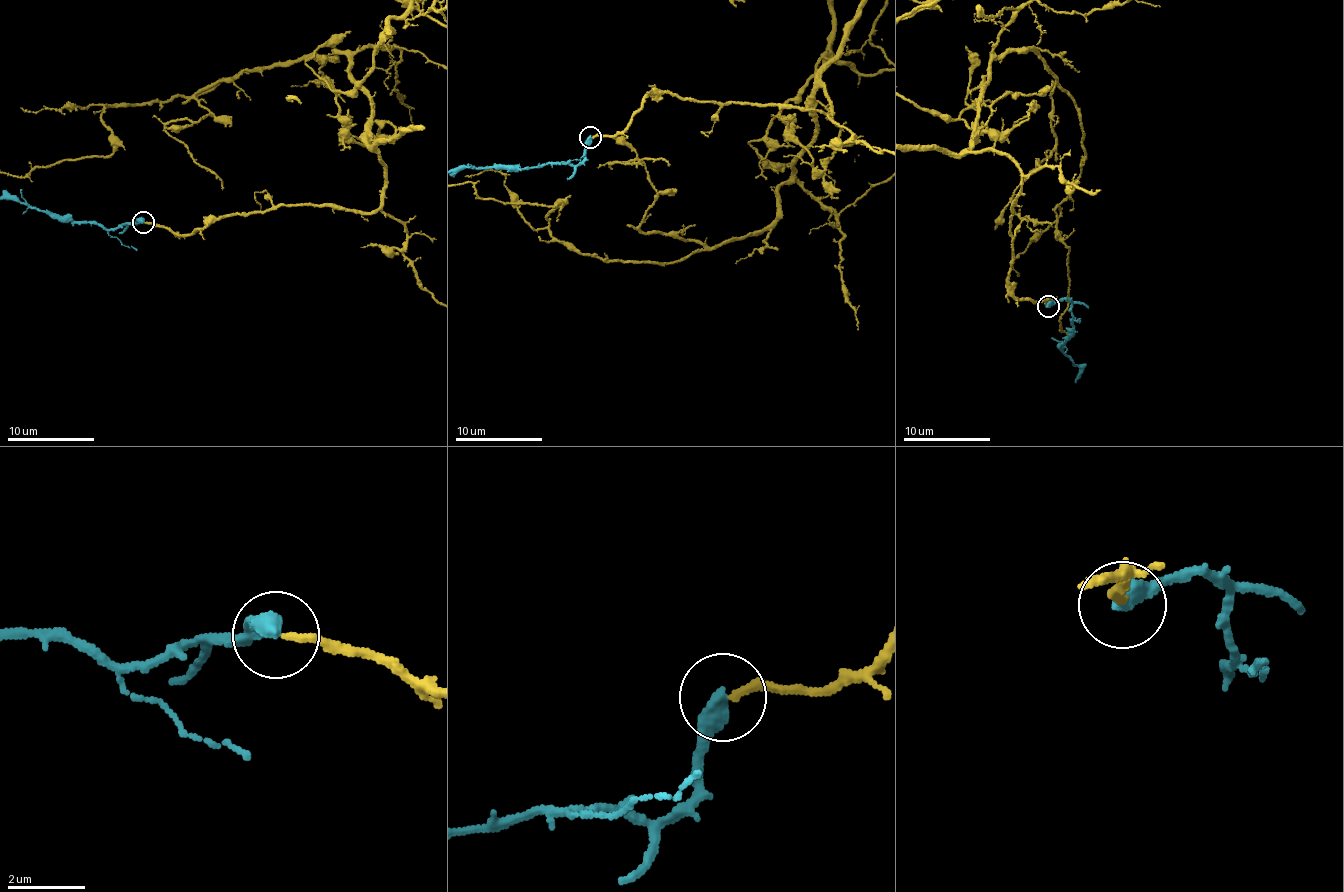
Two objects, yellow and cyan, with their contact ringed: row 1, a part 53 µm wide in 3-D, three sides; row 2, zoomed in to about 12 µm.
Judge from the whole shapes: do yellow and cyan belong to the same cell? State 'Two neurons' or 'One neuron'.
Two neurons

